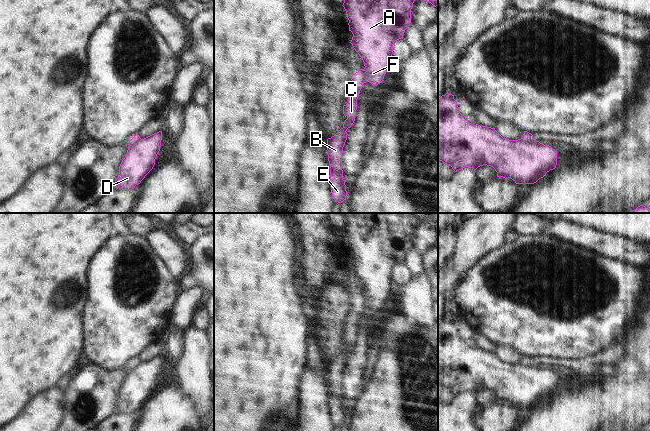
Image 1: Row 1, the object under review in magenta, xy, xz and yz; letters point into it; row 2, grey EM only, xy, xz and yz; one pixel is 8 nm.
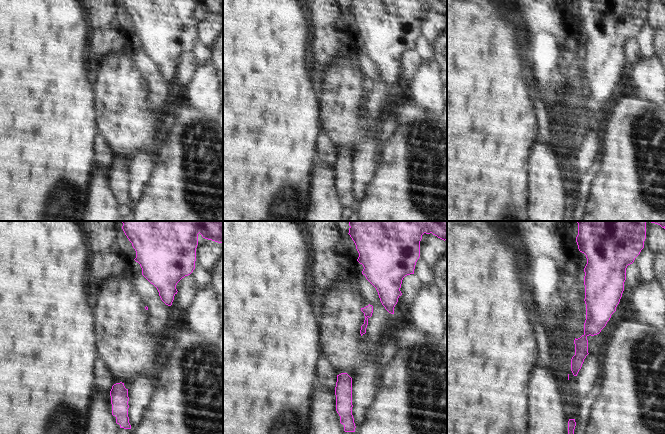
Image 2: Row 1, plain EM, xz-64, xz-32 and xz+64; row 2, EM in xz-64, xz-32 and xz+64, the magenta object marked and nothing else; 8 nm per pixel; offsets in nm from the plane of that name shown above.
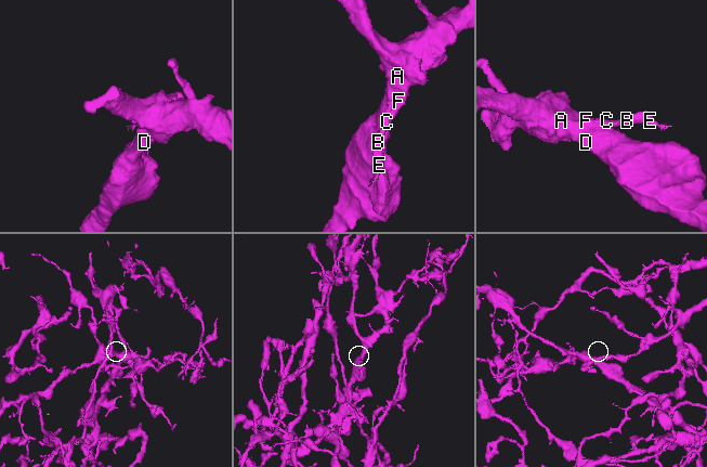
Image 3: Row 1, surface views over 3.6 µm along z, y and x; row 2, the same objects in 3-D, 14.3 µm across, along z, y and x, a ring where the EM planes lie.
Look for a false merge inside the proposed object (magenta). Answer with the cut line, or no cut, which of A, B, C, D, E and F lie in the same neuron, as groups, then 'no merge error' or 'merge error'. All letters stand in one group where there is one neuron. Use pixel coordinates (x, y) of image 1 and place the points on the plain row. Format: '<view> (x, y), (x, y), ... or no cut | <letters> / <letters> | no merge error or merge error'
yz (521, 362), (527, 365), (535, 365) | A D F / B C E | merge error

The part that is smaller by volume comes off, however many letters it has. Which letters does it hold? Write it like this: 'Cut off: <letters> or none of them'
Cut off: B, C, E

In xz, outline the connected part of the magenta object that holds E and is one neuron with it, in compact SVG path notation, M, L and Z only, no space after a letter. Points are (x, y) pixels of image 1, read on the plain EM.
M356 296L351 300L352 311L348 313L348 327L343 330L343 338L347 341L343 351L331 362L327 363L327 379L330 389L330 404L332 422L335 426L342 427L346 424L347 415L343 404L342 377L347 364L347 353L350 352L356 340L357 323L365 306L364 299Z

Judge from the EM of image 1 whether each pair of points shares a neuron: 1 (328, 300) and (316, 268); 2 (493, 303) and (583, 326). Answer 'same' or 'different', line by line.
1: different
2: same

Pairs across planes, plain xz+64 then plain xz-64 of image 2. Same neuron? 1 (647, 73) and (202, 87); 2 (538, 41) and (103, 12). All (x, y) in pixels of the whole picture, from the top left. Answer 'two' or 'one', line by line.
1: one
2: one

